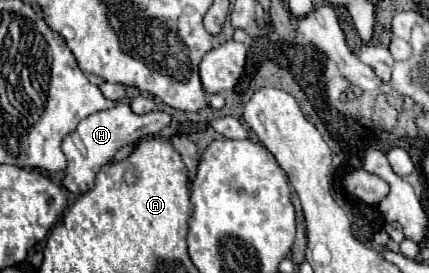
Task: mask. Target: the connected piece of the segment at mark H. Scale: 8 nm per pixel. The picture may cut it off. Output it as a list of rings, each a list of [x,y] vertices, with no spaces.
[[[118,103],[114,109],[108,109],[108,111],[92,113],[84,121],[80,121],[76,131],[74,131],[74,135],[78,135],[80,143],[74,143],[76,139],[72,135],[68,135],[64,139],[64,143],[62,143],[62,151],[64,151],[66,159],[68,159],[64,187],[68,191],[72,191],[72,193],[78,193],[78,195],[90,191],[94,187],[94,179],[96,179],[98,171],[104,165],[114,163],[114,155],[116,155],[116,151],[120,147],[136,141],[140,135],[156,135],[168,123],[170,123],[168,113],[152,111],[152,113],[146,113],[146,115],[134,115],[126,103]]]

